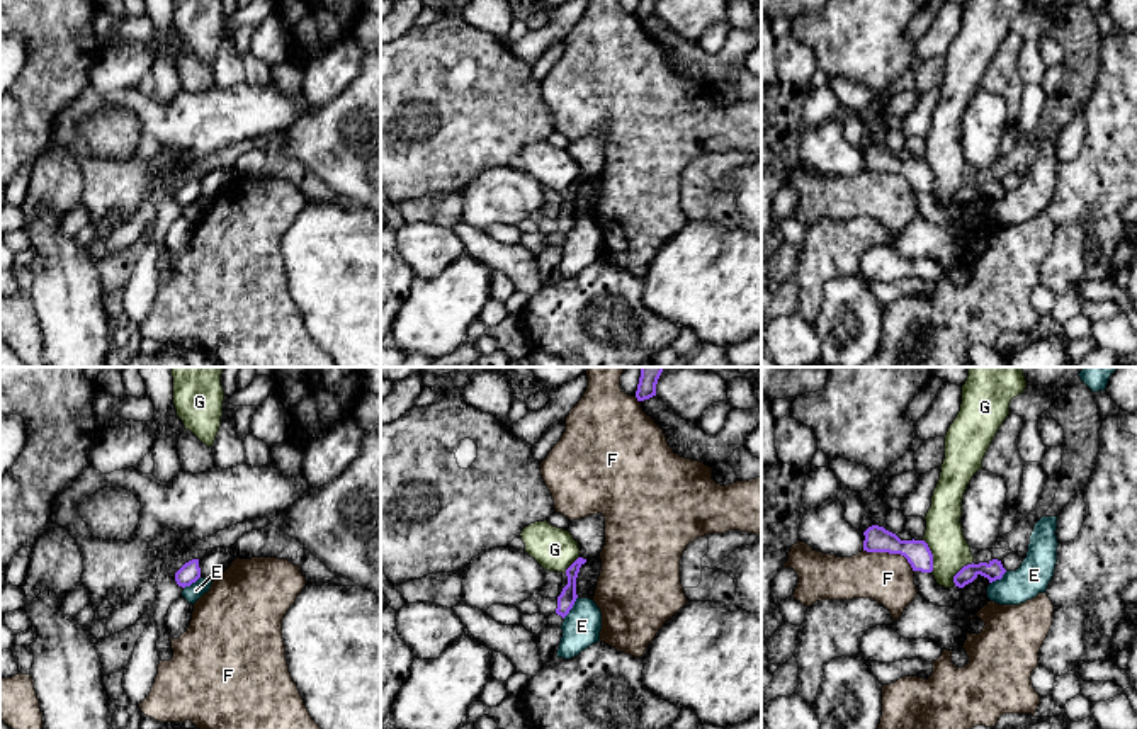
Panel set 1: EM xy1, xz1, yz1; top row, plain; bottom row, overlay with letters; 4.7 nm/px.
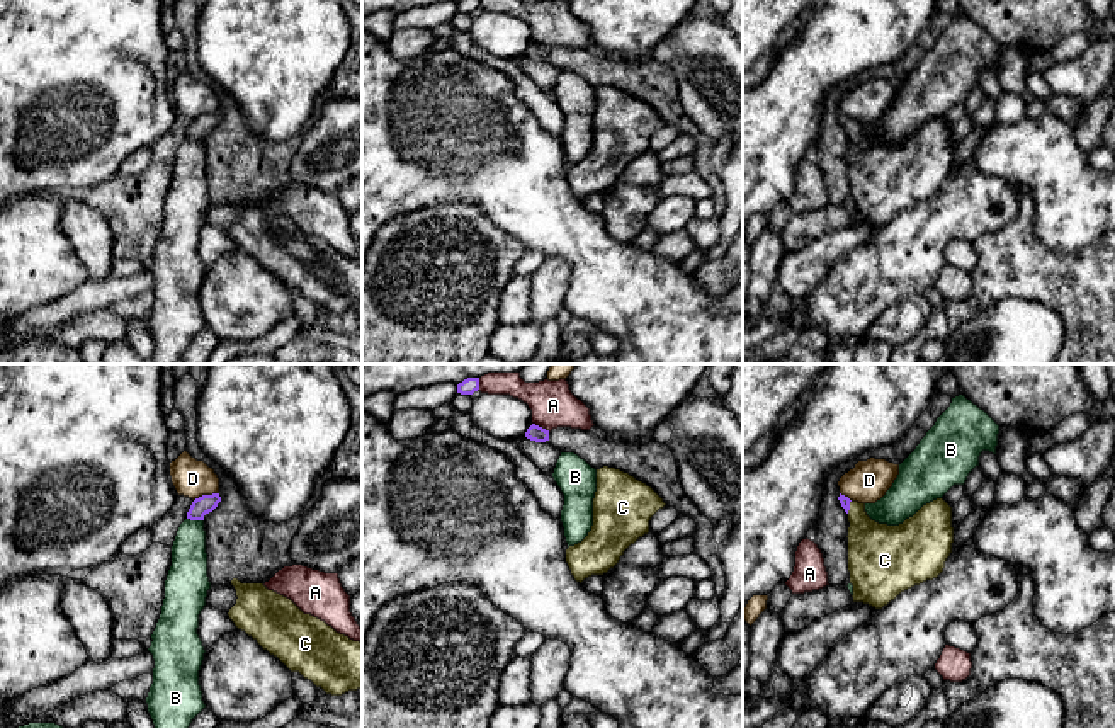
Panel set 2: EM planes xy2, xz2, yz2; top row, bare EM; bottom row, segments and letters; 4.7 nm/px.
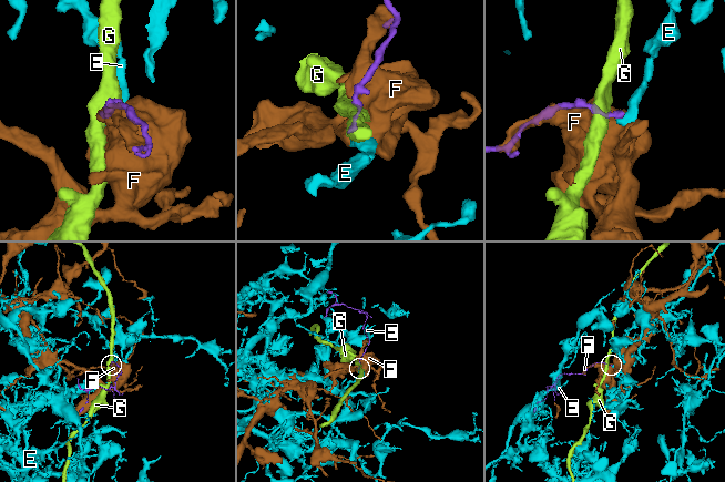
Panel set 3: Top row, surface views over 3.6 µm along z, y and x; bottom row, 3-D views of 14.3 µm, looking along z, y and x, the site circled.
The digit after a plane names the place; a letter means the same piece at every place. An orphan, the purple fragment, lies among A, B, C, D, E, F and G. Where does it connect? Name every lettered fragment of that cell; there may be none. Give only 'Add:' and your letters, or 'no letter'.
Add: C

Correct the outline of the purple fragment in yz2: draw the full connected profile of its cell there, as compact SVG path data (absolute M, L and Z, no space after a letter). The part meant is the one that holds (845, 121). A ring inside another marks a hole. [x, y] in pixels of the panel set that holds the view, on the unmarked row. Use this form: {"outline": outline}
{"outline": "M838 116L848 133L853 221L882 228L901 211L937 197L952 172L952 126L937 117L899 145L872 139L865 122Z"}

